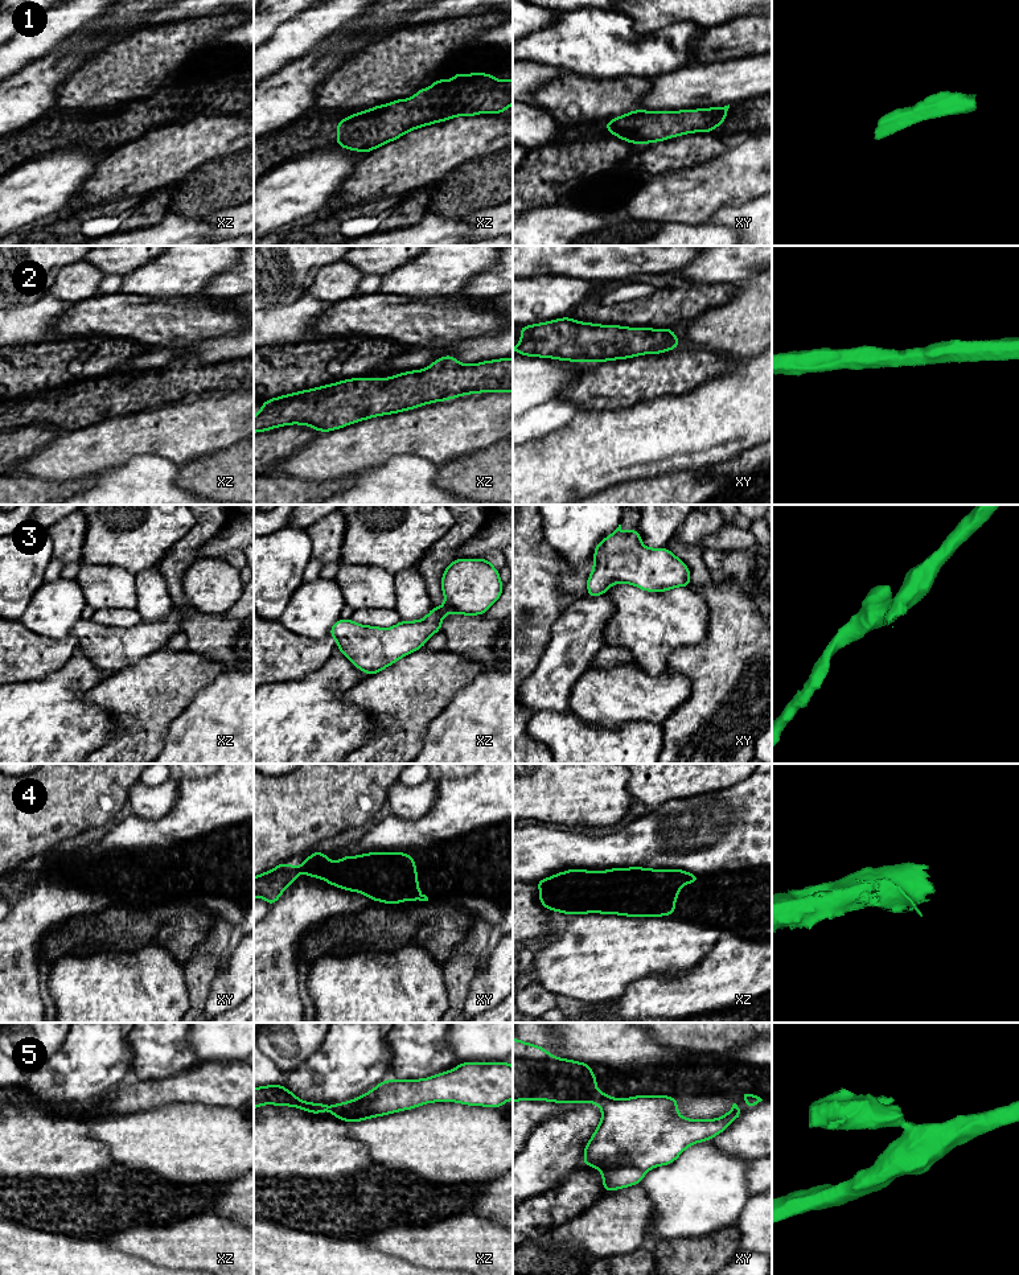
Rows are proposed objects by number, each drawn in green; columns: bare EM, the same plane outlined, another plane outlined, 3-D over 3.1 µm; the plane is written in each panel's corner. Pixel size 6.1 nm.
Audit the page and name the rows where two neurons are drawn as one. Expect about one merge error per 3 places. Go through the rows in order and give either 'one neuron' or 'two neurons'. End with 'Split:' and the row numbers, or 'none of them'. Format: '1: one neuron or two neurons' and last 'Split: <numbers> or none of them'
1: one neuron
2: one neuron
3: one neuron
4: one neuron
5: two neurons
Split: 5

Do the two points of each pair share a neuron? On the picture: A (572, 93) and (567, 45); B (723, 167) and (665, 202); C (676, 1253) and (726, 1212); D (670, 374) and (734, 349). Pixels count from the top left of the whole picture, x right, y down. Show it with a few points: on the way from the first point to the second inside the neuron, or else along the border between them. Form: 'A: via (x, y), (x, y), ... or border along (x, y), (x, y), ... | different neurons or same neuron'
A: border along (566, 72), (600, 79) | different neurons
B: via (710, 181), (689, 202), (679, 202) | same neuron
C: border along (722, 1228), (697, 1238), (661, 1239) | different neurons
D: border along (690, 346), (715, 350), (738, 361) | different neurons

